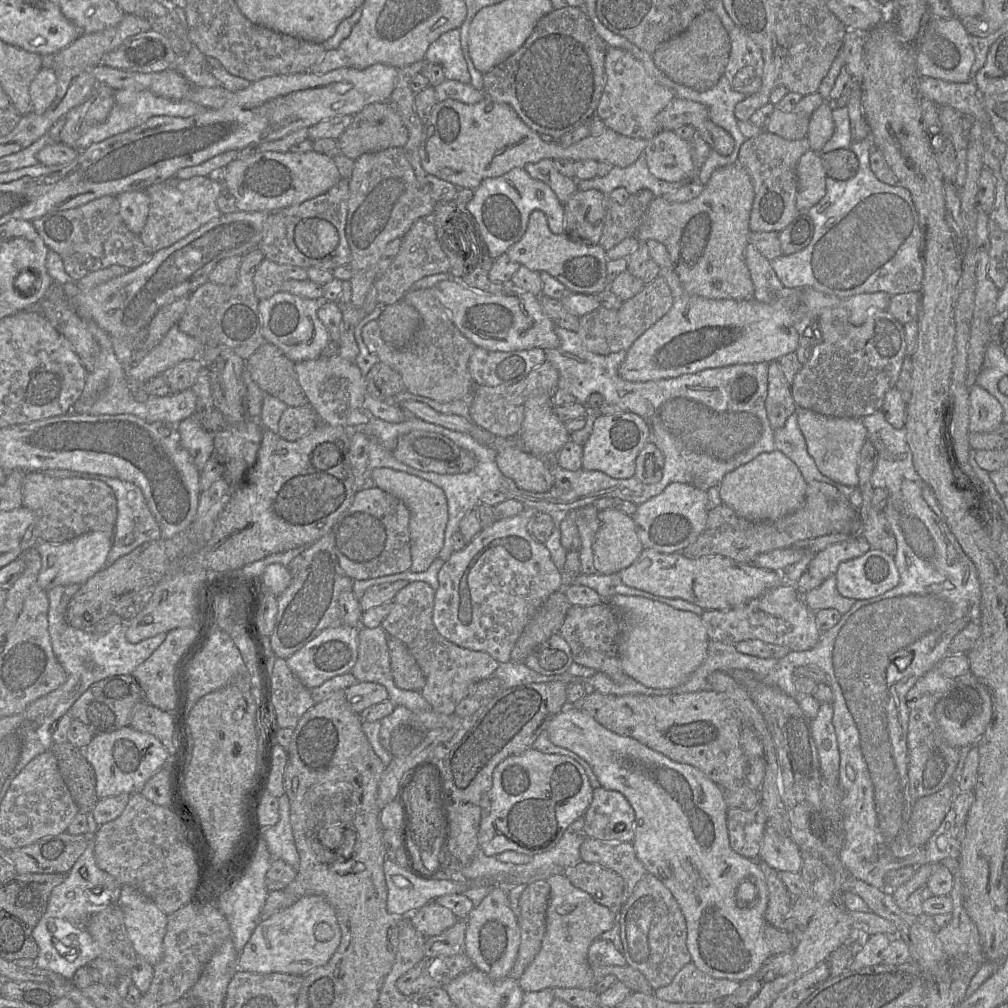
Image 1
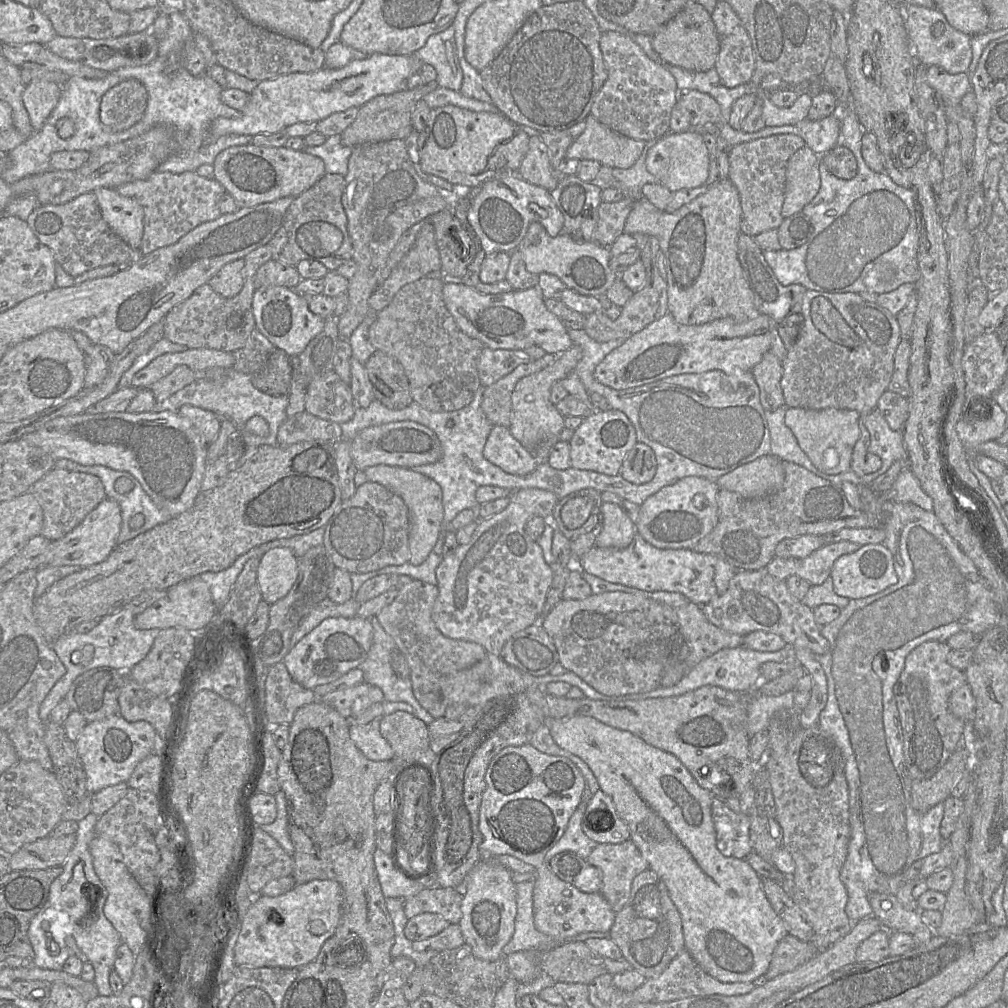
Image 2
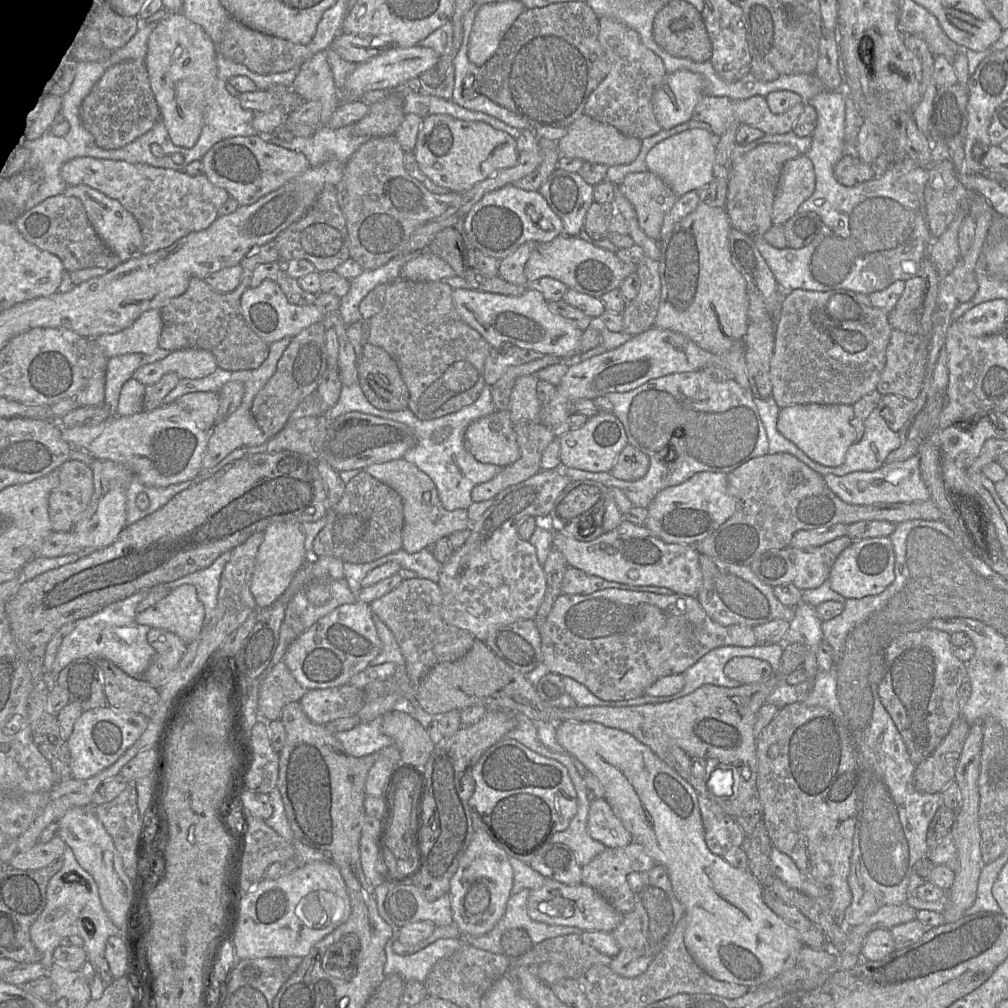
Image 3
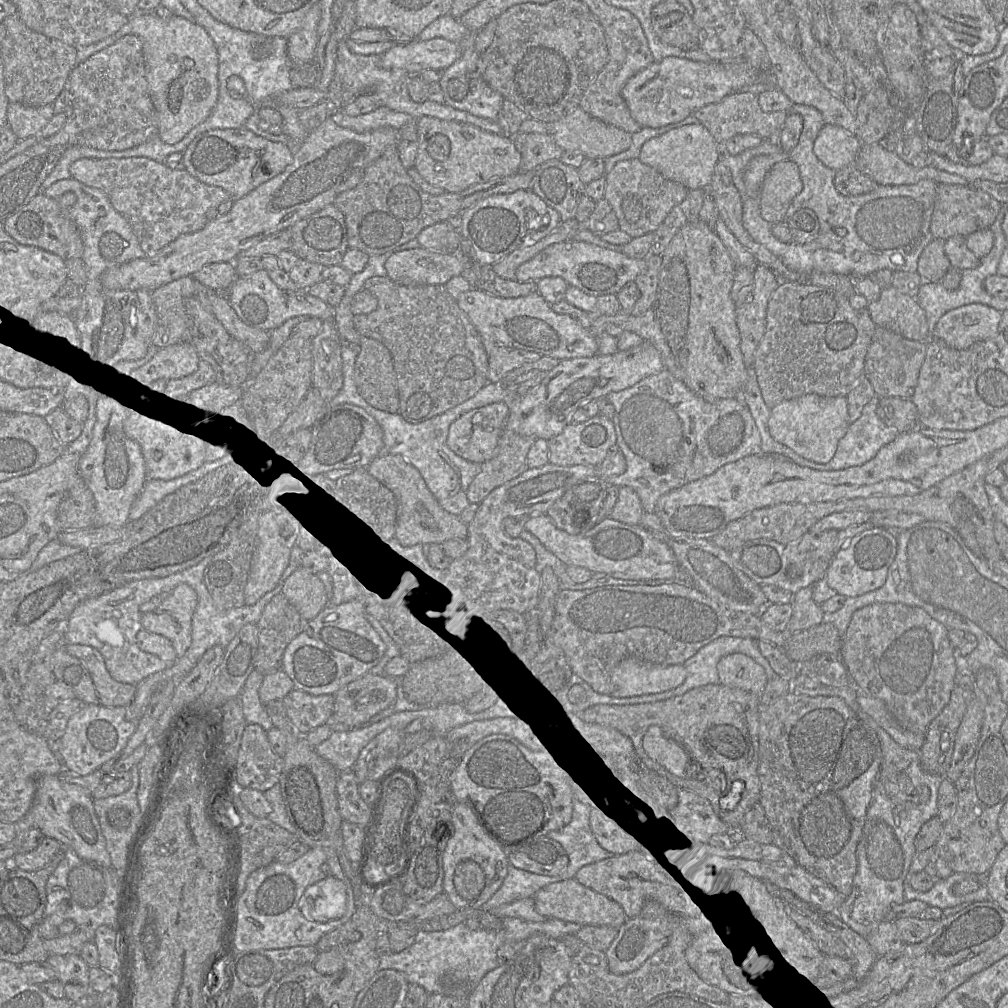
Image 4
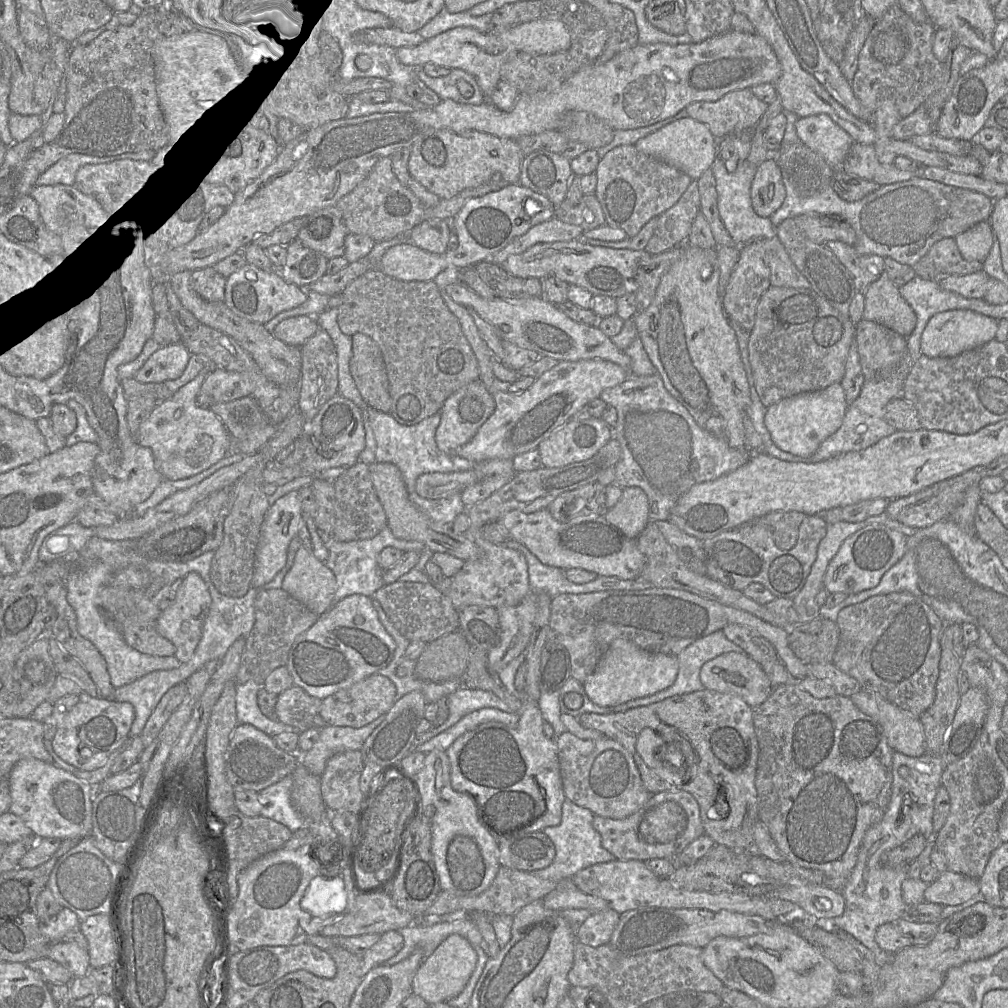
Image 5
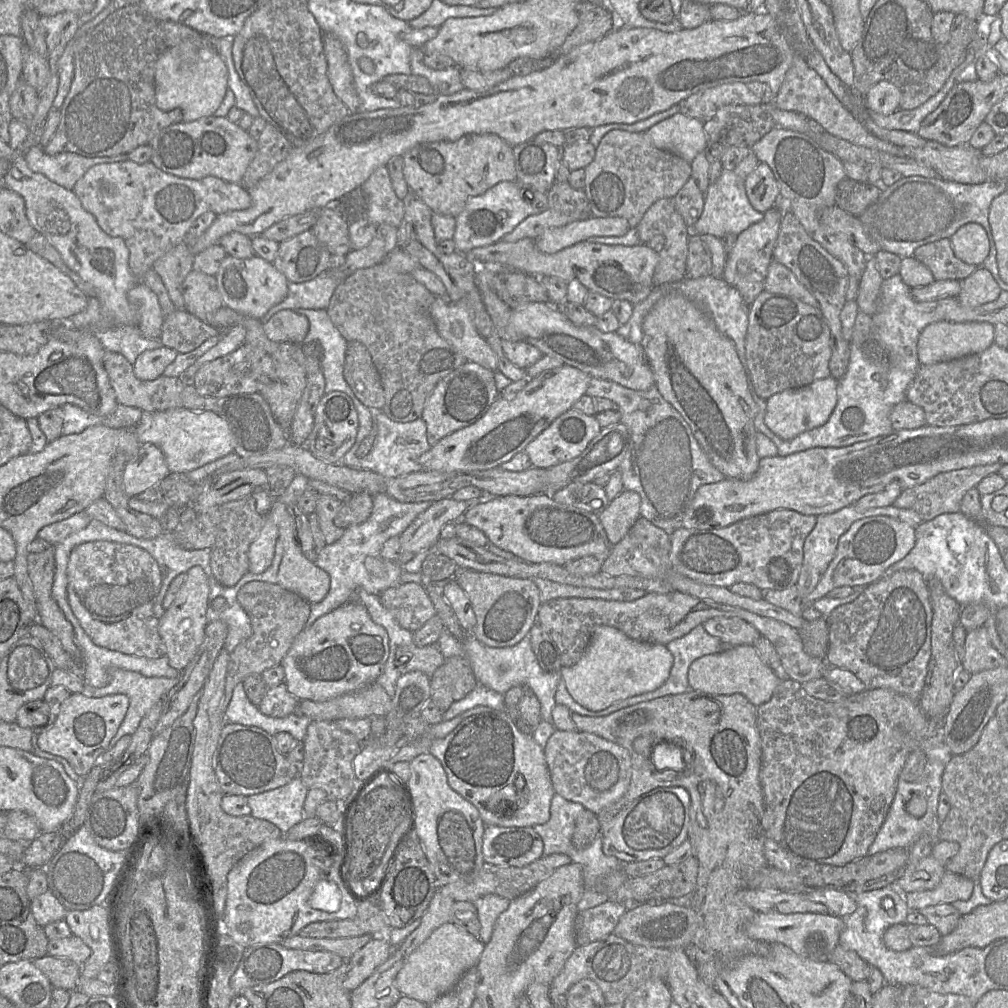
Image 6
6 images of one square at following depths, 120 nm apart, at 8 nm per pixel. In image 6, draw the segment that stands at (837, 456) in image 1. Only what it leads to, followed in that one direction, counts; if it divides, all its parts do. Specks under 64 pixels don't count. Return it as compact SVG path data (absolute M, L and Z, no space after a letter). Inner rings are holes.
M829 376L809 385L787 389L772 395L766 400L765 424L774 434L785 440L824 425L837 404L837 385L838 381Z

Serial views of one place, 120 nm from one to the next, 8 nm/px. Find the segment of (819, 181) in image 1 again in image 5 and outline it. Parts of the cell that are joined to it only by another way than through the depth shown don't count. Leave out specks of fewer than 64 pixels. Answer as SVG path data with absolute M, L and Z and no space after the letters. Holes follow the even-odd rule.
M774 158L765 160L757 168L751 186L751 200L755 213L768 217L777 211L786 197L782 171Z

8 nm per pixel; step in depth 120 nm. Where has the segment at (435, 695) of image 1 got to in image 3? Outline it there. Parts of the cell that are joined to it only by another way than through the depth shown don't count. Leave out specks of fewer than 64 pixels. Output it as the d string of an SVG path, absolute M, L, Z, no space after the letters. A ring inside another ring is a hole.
M422 578L403 580L392 591L369 604L372 613L393 633L414 687L418 686L434 666L454 662L466 655L475 641L469 631L444 622L441 605L442 595L438 583Z

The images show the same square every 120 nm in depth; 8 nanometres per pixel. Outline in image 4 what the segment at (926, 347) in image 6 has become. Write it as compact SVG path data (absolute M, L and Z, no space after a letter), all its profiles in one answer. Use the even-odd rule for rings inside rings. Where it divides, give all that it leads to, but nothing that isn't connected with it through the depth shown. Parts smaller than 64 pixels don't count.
M970 303L946 312L935 325L932 337L955 349L966 349L977 341L999 333L1002 312L982 303Z

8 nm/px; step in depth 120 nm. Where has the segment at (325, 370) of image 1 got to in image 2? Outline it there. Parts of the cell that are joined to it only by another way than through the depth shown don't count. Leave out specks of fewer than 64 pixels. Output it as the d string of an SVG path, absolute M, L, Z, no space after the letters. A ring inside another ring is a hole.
M334 370L313 379L307 387L305 411L322 419L339 424L348 422L353 418L357 407L350 384L344 382Z

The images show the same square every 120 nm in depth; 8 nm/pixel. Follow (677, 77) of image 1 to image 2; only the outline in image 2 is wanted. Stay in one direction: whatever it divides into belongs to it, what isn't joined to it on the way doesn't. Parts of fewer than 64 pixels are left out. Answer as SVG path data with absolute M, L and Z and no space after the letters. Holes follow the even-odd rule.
M698 2L687 4L652 36L653 49L666 62L687 70L704 72L714 68L720 45L711 14Z

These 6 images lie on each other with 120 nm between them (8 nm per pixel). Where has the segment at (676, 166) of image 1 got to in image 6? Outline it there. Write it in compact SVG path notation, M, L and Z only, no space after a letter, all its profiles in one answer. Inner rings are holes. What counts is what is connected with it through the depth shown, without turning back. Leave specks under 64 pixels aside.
M681 112L653 125L644 133L647 141L656 148L677 155L689 163L705 151L707 144L703 122Z

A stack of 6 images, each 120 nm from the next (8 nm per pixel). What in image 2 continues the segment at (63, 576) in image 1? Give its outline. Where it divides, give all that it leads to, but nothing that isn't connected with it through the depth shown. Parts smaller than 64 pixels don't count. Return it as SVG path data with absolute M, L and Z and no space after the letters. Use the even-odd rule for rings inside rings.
M110 498L102 500L73 530L46 549L46 564L51 566L79 566L81 568L104 561L116 546L122 523L119 504Z

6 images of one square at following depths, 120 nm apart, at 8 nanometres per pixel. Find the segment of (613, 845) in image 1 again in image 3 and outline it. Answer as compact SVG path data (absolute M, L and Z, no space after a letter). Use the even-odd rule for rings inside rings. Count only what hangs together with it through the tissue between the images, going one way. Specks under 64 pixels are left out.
M632 841L630 844L618 848L606 848L582 867L581 883L594 888L619 913L625 914L634 908L634 895L628 884L628 875L634 872L649 871L656 862L646 853L642 845Z

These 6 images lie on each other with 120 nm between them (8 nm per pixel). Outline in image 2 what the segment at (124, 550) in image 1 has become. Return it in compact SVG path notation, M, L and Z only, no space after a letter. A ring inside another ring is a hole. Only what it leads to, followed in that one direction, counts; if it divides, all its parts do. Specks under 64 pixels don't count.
M70 459L56 460L54 468L93 474L101 480L107 498L115 500L121 509L122 523L116 544L121 544L132 539L138 534L143 533L158 524L165 523L172 518L167 511L160 509L152 501L139 481L128 472L114 470L102 465L82 465Z

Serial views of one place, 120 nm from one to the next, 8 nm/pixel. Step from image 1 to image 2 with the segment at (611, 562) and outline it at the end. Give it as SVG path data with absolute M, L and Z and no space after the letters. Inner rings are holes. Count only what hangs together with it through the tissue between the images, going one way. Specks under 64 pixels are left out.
M604 502L601 513L603 528L596 539L595 546L617 549L627 547L638 533L635 523L619 505L614 503Z

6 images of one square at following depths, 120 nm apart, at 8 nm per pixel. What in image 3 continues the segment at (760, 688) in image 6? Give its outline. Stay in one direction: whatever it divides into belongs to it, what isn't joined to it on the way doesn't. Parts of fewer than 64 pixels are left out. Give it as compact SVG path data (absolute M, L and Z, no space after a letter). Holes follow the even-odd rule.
M734 657L724 666L724 673L740 684L755 684L768 680L773 675L771 665L752 657Z

